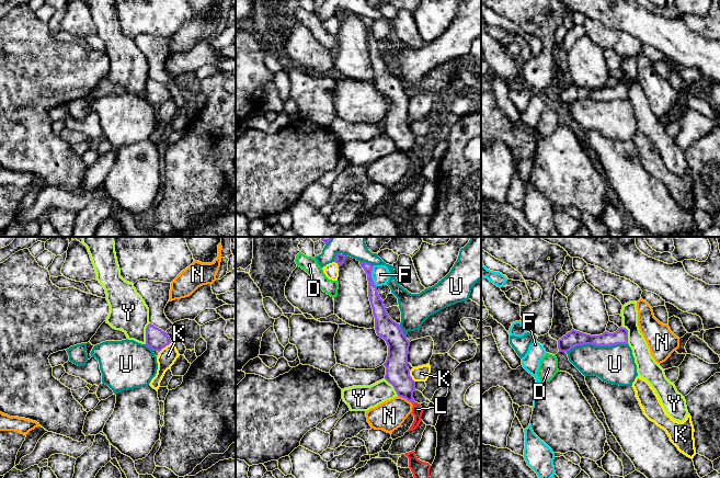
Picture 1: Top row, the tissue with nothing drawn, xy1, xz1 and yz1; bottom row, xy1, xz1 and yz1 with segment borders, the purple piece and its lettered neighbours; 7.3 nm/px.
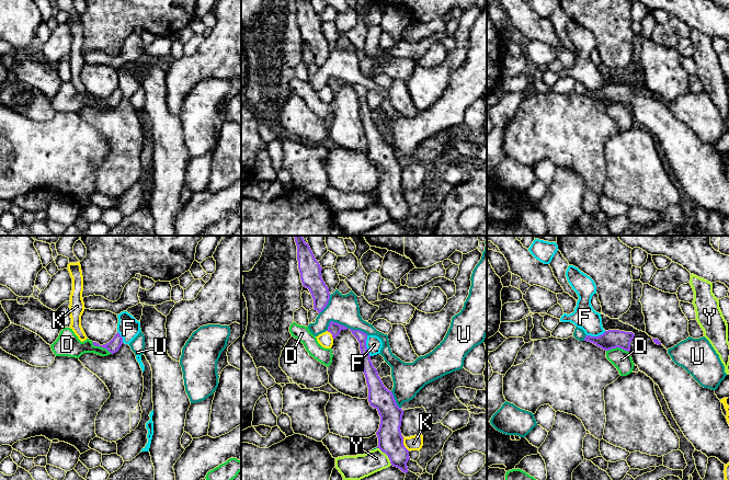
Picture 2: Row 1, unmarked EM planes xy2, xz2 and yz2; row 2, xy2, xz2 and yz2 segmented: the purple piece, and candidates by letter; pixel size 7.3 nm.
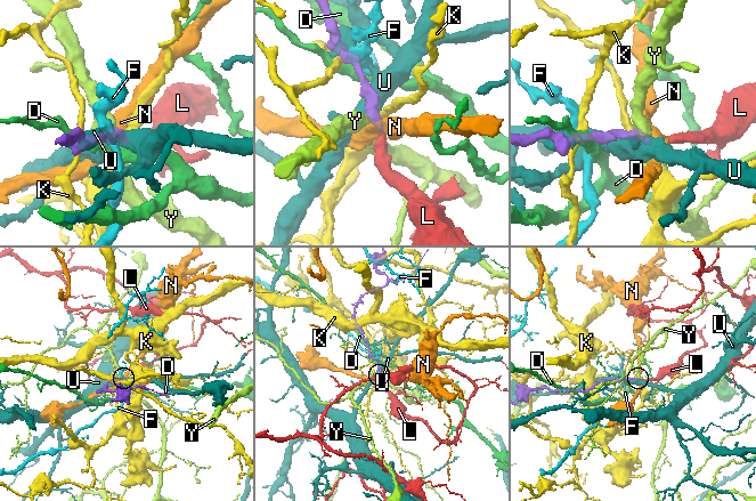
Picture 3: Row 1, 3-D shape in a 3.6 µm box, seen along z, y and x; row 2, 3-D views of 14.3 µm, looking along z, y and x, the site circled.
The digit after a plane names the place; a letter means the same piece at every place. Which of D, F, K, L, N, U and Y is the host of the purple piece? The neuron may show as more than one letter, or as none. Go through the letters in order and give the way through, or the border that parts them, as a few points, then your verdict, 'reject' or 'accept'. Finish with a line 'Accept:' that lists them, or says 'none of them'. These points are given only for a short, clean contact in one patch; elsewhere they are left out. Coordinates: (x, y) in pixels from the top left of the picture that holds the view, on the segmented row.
D: border along yz2 (606, 350), (622, 347), (628, 352); reject
F: border along xz2 (366, 335), (366, 351), (371, 355); reject
K: reject
L: runs through xz1 (397, 373), (413, 402), (416, 409); accept
N: border along xz1 (398, 395), (406, 398), (412, 405); reject
U: reject
Y: border along xy1 (149, 322), (146, 328), (145, 343); reject
Accept: L

